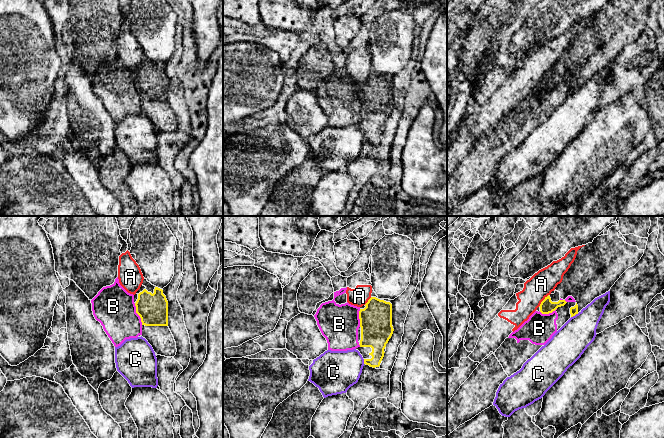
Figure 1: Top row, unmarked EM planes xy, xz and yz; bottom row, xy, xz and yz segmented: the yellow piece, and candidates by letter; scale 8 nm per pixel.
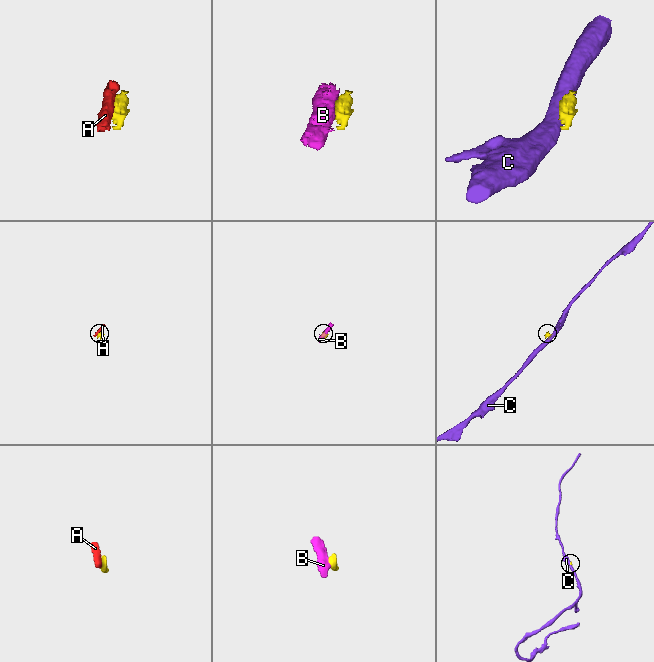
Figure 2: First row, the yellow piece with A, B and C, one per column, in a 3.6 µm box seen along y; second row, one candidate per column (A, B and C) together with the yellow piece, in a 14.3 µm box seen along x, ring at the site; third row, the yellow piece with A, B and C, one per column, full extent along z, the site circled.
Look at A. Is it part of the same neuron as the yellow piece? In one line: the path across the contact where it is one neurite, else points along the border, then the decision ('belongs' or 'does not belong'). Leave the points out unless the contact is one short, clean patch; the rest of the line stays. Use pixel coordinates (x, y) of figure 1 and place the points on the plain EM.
border along yz (548, 70), (538, 82); does not belong

